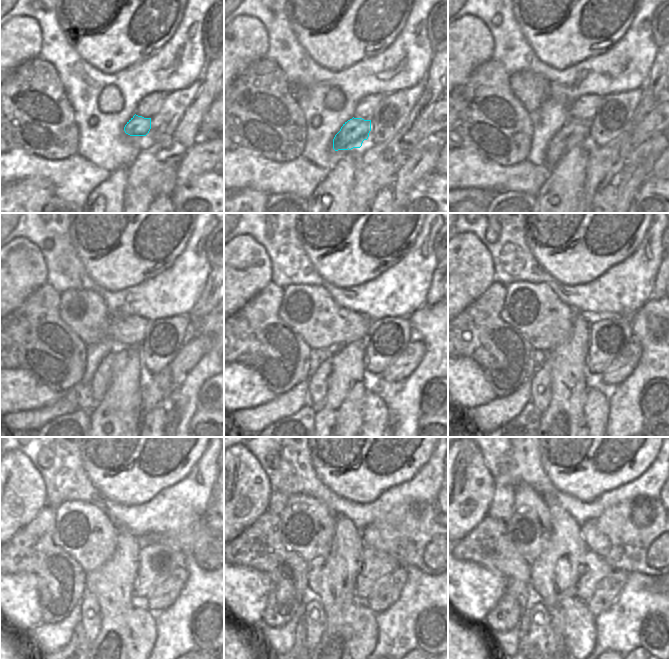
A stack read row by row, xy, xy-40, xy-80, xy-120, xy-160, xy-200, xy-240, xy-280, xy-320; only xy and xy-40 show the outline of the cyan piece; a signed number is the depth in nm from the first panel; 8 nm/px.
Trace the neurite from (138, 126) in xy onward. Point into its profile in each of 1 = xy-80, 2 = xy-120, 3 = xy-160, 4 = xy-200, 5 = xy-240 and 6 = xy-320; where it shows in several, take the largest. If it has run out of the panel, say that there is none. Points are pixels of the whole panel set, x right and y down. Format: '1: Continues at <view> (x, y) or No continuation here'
1: Continues at xy-80 (575, 132)
2: Continues at xy-120 (114, 361)
3: Continues at xy-160 (318, 382)
4: Continues at xy-200 (541, 380)
5: Continues at xy-240 (90, 611)
6: Continues at xy-320 (539, 621).

